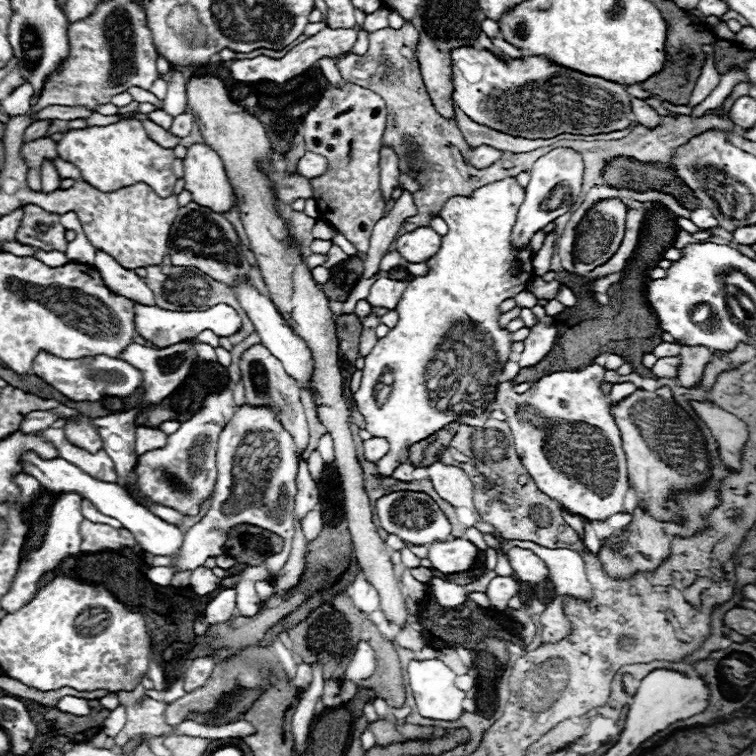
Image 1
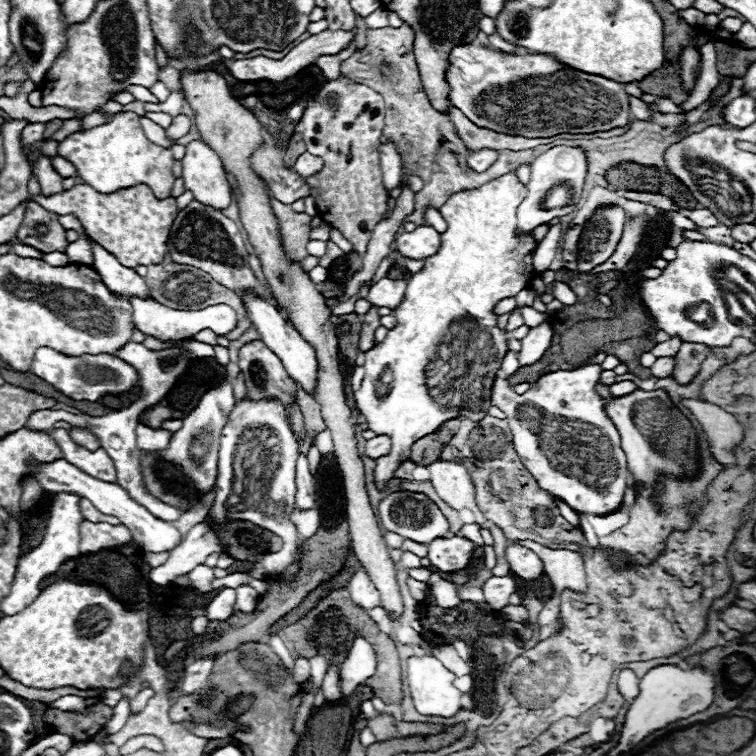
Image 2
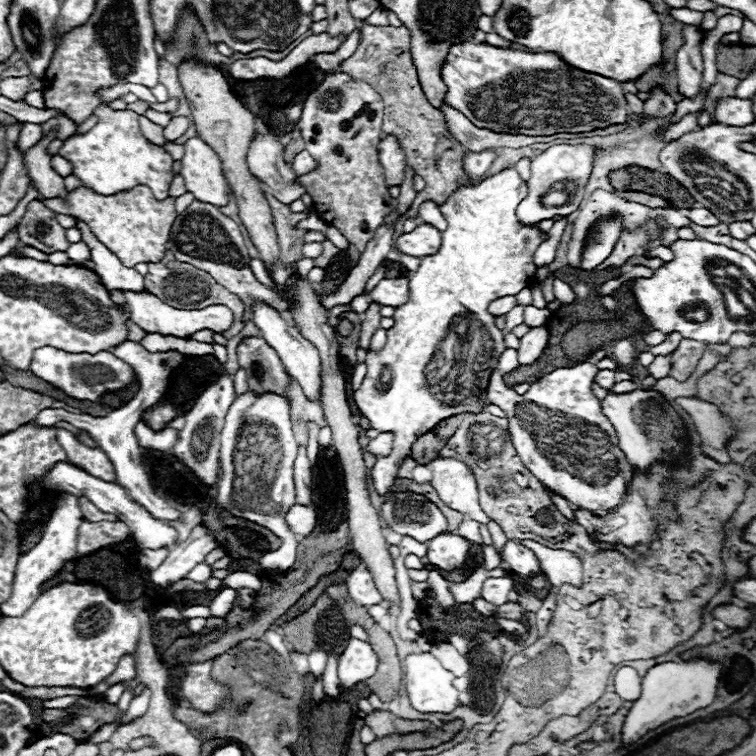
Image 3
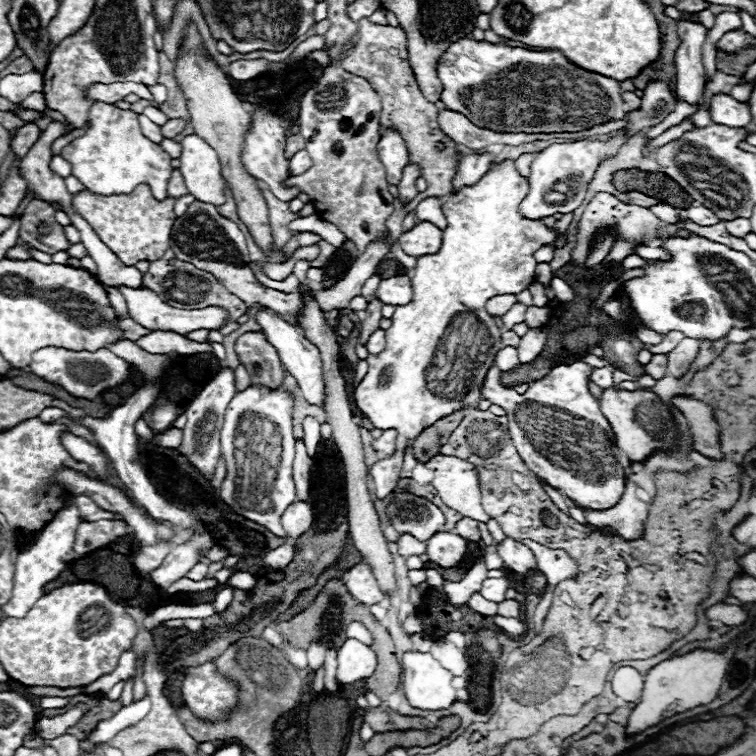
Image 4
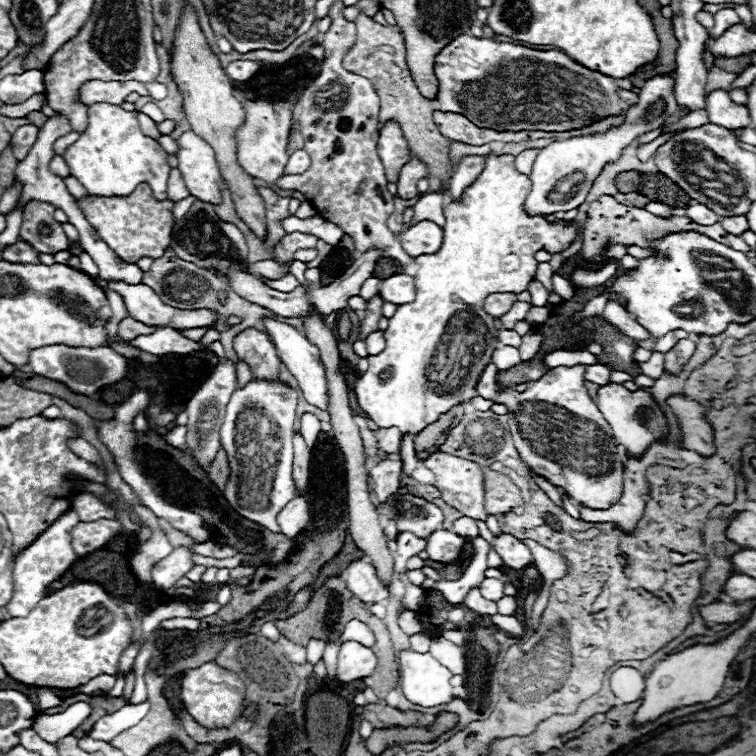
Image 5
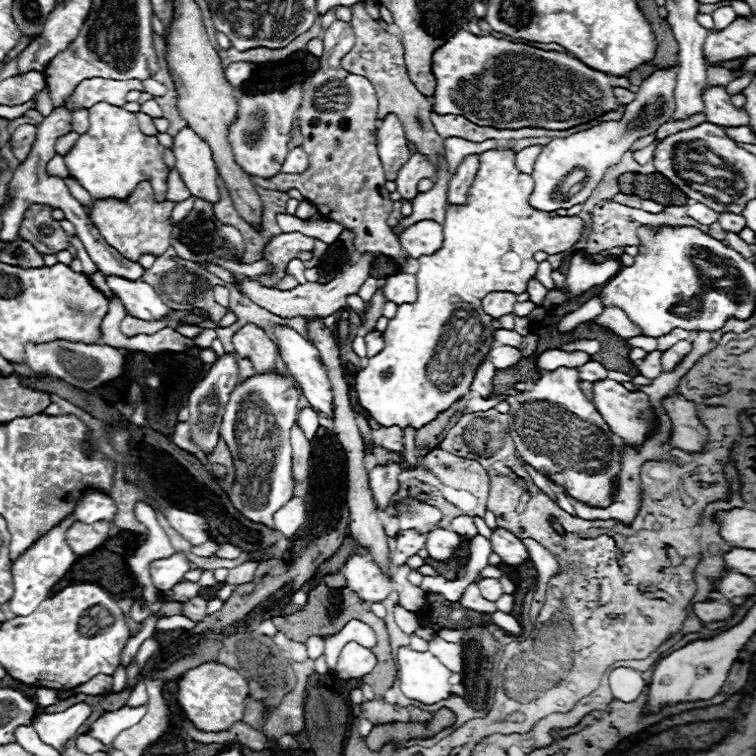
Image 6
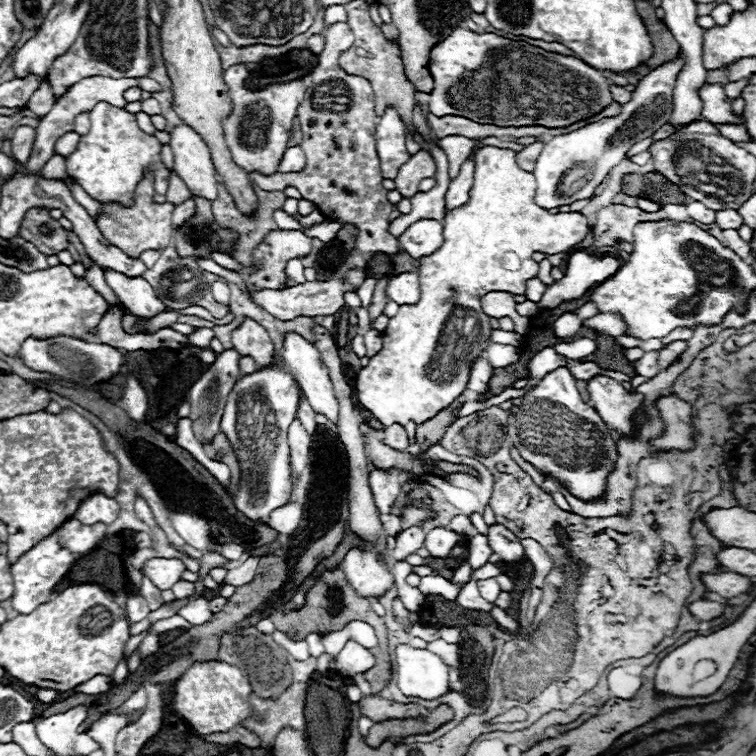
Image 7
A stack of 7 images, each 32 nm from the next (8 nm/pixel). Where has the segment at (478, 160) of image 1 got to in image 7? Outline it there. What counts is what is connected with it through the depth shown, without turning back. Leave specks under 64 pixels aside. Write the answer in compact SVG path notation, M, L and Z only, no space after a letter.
M468 156L464 164L460 166L460 174L454 180L450 180L450 188L446 192L446 210L458 208L468 202L468 192L472 188L474 170L476 170L476 158Z

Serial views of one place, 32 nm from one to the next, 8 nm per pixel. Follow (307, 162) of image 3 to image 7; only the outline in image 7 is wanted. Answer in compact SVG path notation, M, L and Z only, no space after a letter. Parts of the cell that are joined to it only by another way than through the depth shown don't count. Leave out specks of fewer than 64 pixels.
M294 146L294 148L288 148L280 166L278 166L278 172L300 172L304 170L306 166L306 154L302 152L300 146Z

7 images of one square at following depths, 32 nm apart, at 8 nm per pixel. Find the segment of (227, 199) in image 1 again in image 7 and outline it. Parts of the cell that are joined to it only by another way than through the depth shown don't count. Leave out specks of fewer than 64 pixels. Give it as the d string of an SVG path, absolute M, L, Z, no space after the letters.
M182 124L170 134L170 148L174 152L174 172L182 178L188 190L194 196L216 200L216 168L206 142L190 126Z

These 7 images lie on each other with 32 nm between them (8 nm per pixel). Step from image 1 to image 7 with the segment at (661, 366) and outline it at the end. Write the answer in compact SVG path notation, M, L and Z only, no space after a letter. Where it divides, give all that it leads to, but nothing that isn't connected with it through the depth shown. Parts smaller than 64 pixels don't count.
M652 350L652 352L644 352L644 356L636 362L632 362L632 366L636 368L636 372L644 378L654 378L658 372L660 372L660 366L658 366L658 352Z

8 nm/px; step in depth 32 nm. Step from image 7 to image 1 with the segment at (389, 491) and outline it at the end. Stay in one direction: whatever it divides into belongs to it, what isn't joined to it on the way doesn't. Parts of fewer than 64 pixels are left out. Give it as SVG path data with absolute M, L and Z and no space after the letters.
M512 178L508 180L500 180L500 182L492 182L492 184L486 184L482 188L478 188L470 198L464 198L464 196L454 196L452 200L448 200L440 212L442 220L448 224L448 234L442 236L442 246L440 246L440 252L434 254L430 260L426 260L428 264L428 274L426 276L414 276L410 282L408 282L408 288L404 290L396 310L398 310L398 324L384 336L376 342L376 346L372 348L372 352L366 356L366 366L364 366L364 376L362 376L362 382L360 382L360 390L354 394L354 402L356 402L356 408L358 412L364 416L364 422L366 422L366 430L374 436L374 438L386 438L388 444L390 444L390 450L386 452L384 458L380 458L376 462L378 466L378 472L382 476L392 476L392 472L396 470L396 466L400 466L402 462L408 460L408 448L420 440L426 440L428 436L436 434L438 430L442 430L446 424L450 422L468 422L468 418L474 418L474 416L480 416L486 412L486 408L496 400L492 396L496 396L496 374L502 372L504 364L508 362L510 354L512 354L512 338L510 338L510 332L506 328L500 328L498 324L498 318L500 318L500 304L508 298L514 298L518 292L522 292L522 284L526 284L532 276L534 276L534 270L532 270L532 256L530 256L530 246L528 250L524 252L516 252L512 250L510 246L510 234L512 234L512 228L516 224L516 212L520 208L524 200L524 190L520 188L520 184Z

